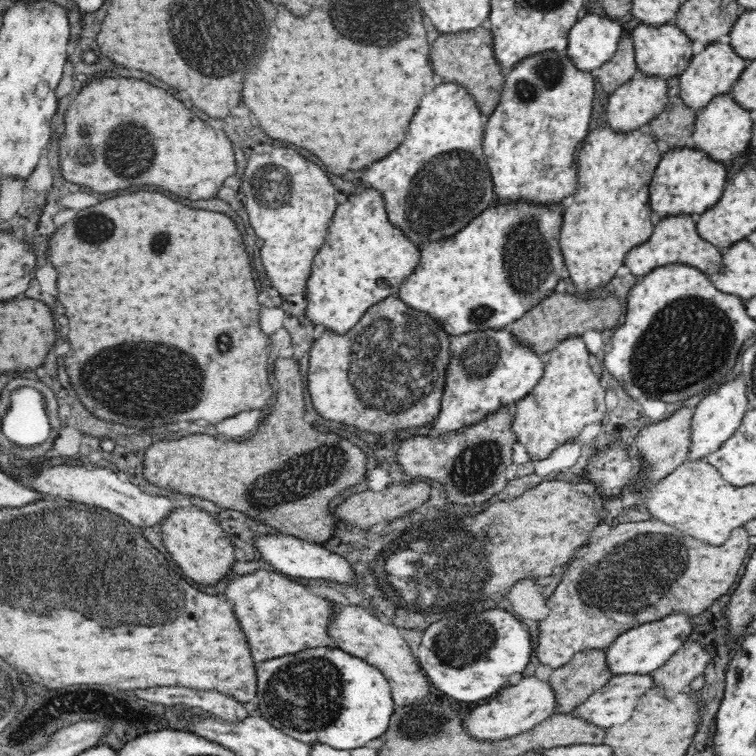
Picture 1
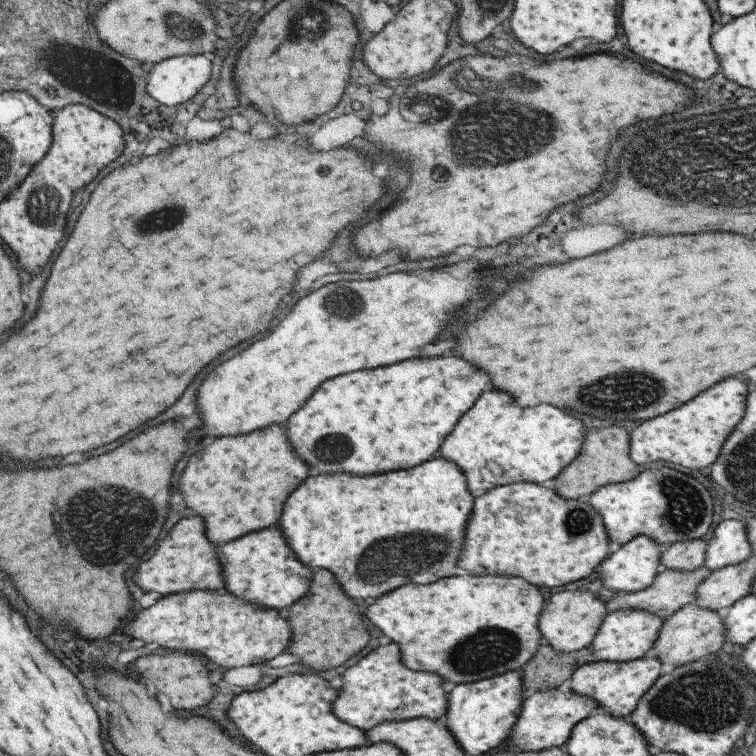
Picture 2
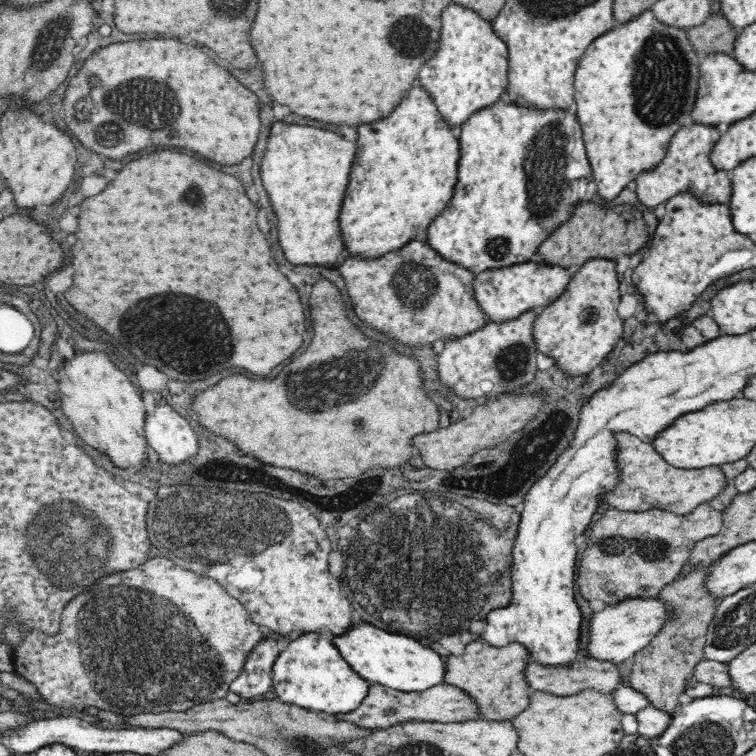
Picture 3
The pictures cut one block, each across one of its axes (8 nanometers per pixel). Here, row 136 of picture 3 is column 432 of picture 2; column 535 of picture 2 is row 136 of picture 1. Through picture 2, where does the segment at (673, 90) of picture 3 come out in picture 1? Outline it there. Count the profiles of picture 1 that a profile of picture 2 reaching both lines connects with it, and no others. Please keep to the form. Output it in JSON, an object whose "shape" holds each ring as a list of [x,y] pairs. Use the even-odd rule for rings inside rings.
{"shape":[[[609,124],[594,128],[577,151],[578,190],[566,204],[560,234],[565,265],[572,287],[586,292],[616,276],[630,248],[646,242],[652,234],[650,183],[660,162],[658,138],[647,126],[618,132]]]}

